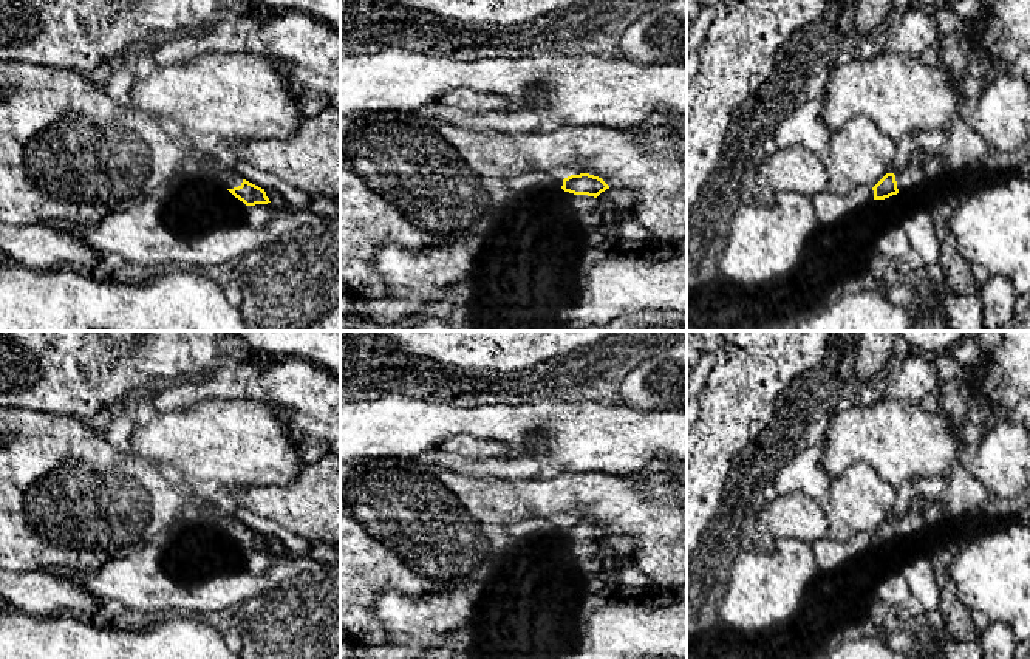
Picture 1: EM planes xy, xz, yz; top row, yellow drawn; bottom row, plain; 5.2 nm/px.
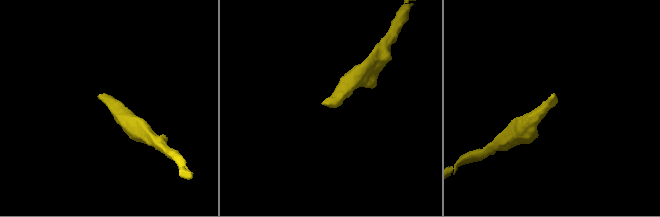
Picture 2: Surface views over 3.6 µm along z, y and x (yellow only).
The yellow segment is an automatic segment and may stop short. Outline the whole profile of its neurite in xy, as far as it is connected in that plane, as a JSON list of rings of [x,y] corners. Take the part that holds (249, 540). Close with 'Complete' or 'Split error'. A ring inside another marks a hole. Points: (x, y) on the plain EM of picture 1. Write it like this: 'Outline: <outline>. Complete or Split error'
Outline: [[[206,487],[192,500],[189,517],[215,528],[246,552],[271,549],[264,535],[246,528],[238,518],[220,512],[212,504]]]. Split error

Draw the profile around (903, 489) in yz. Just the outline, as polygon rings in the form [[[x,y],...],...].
[[[905,480],[895,486],[897,497],[889,509],[888,520],[894,520],[908,509],[912,500],[912,486],[914,484],[909,480]]]

